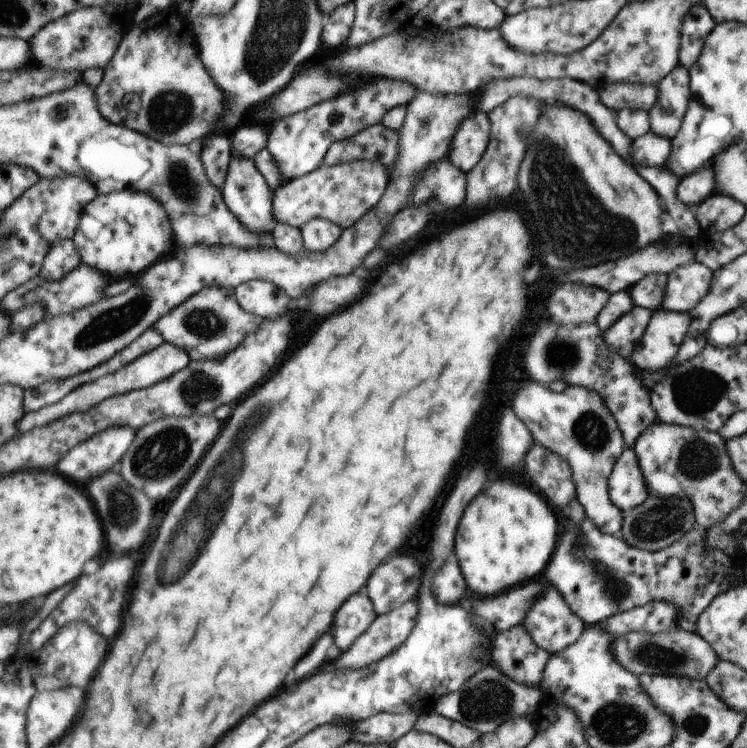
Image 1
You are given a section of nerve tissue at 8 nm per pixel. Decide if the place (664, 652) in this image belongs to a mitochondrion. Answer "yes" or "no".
yes

